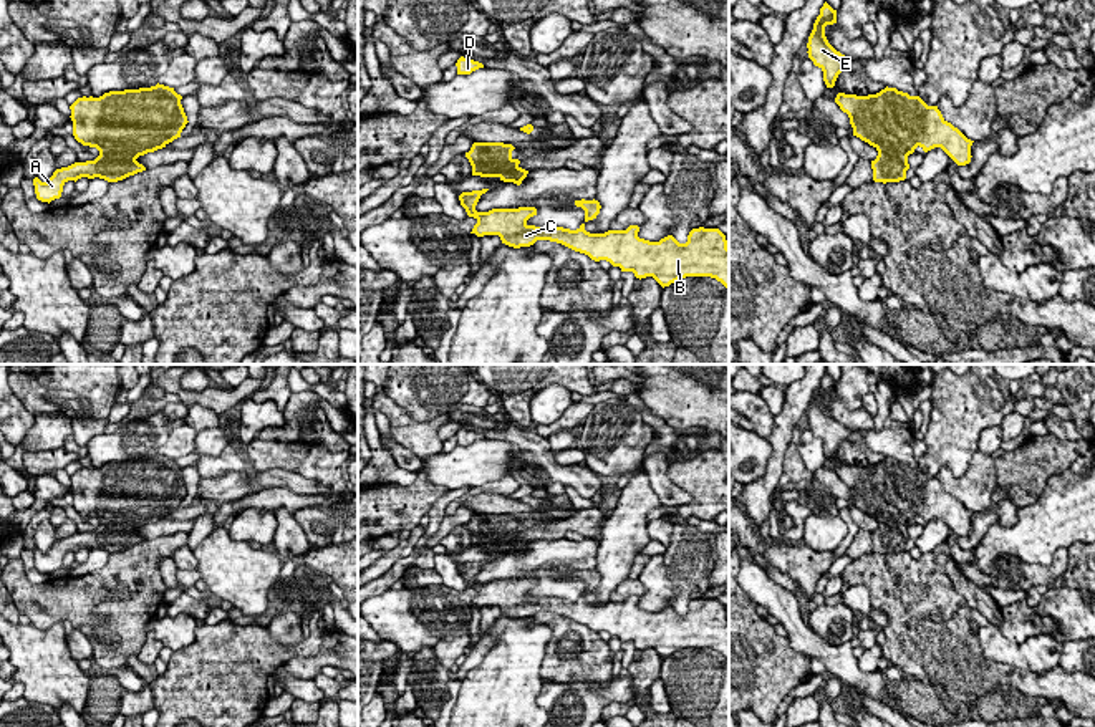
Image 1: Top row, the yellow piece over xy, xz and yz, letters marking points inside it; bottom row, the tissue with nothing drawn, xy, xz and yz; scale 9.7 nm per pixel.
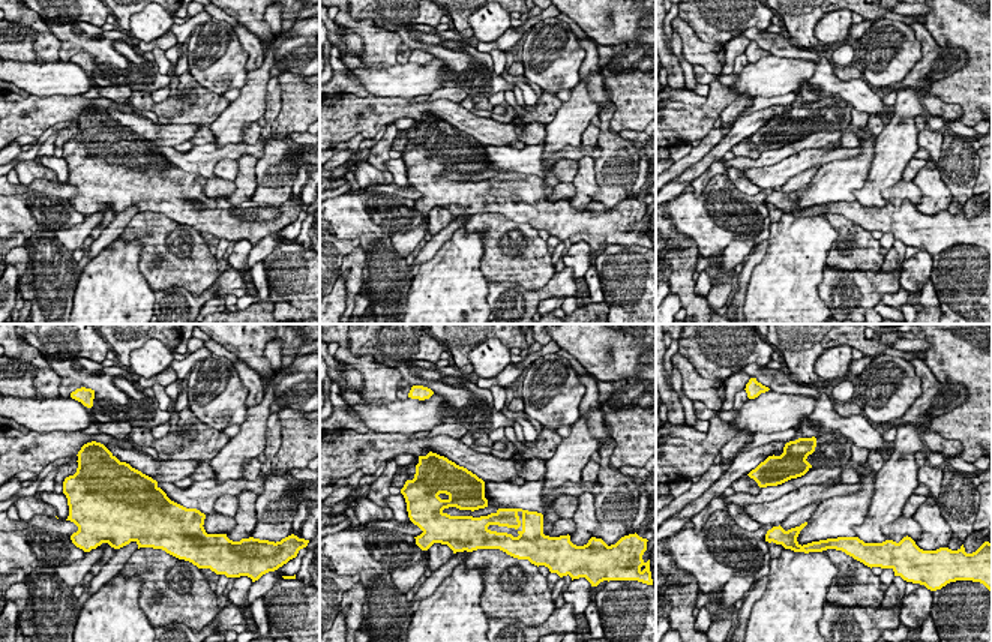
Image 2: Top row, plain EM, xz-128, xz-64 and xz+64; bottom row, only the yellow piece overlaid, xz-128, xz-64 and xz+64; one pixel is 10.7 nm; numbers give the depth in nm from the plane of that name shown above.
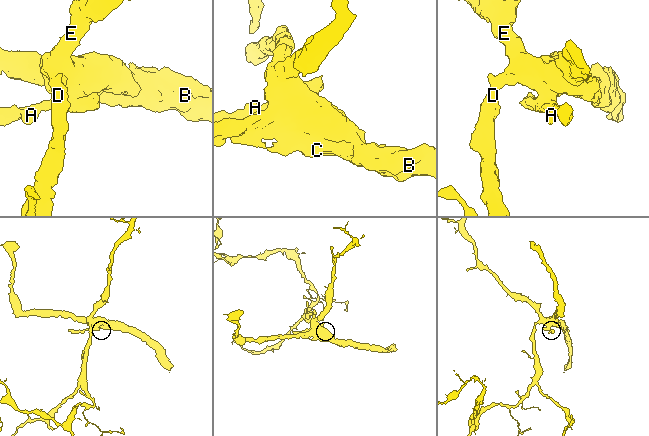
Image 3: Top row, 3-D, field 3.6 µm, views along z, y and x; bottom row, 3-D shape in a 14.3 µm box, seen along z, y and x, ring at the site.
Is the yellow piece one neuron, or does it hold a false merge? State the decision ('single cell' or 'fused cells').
fused cells

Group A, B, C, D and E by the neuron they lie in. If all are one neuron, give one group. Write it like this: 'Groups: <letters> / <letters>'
Groups: A / B C D E

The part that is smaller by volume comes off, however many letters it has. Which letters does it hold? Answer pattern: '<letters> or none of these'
A

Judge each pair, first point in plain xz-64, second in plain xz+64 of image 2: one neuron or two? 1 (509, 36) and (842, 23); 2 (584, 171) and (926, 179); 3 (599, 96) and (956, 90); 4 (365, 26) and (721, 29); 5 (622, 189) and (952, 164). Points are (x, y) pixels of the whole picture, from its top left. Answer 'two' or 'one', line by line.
1: two
2: one
3: two
4: two
5: one

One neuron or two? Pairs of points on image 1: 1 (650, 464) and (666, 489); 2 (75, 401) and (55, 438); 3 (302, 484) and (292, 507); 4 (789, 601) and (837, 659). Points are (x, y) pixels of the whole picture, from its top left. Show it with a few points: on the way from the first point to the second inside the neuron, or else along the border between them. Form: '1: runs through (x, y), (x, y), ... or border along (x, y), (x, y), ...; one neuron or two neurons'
1: runs through (656, 471), (660, 482); one neuron
2: border along (53, 411), (62, 411), (72, 421), (72, 434); two neurons
3: border along (318, 489), (259, 491); two neurons
4: runs through (791, 618), (820, 649); one neuron

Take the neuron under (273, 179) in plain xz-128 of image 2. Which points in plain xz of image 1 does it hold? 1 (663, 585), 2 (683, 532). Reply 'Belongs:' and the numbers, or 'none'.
Belongs: 2

